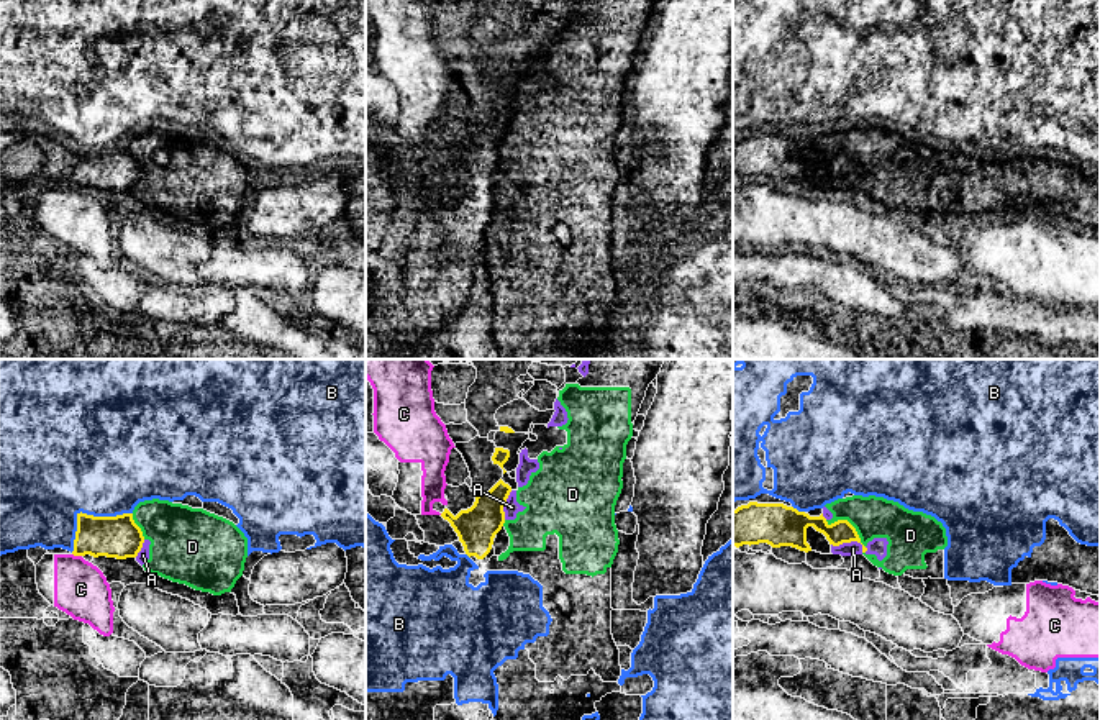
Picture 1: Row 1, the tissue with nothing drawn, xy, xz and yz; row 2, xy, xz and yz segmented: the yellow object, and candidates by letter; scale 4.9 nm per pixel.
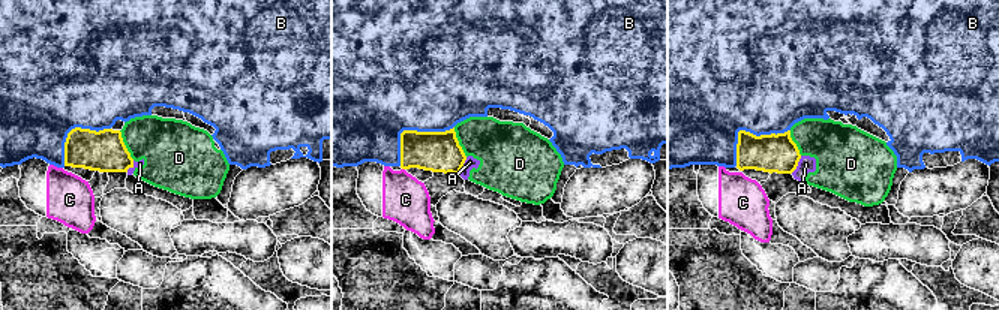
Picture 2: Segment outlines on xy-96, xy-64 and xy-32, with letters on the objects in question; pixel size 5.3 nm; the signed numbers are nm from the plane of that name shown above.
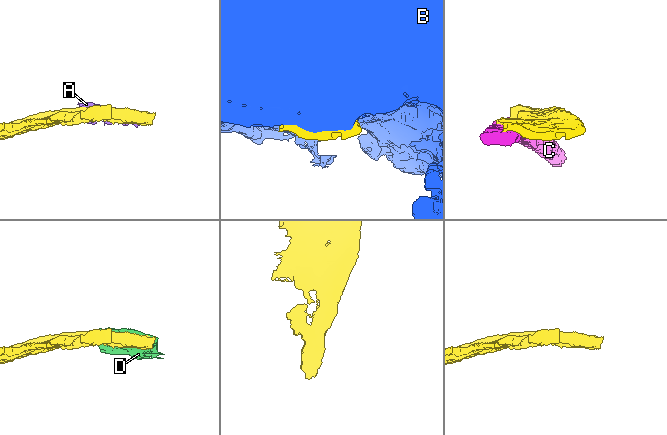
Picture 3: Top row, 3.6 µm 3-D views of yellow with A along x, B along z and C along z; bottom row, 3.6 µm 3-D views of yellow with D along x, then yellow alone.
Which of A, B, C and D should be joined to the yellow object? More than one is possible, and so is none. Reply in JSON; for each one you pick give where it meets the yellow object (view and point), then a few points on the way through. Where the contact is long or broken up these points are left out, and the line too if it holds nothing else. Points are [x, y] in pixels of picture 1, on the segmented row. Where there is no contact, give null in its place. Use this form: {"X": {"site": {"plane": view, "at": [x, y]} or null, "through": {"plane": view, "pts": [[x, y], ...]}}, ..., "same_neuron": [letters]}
{"same_neuron": []}

